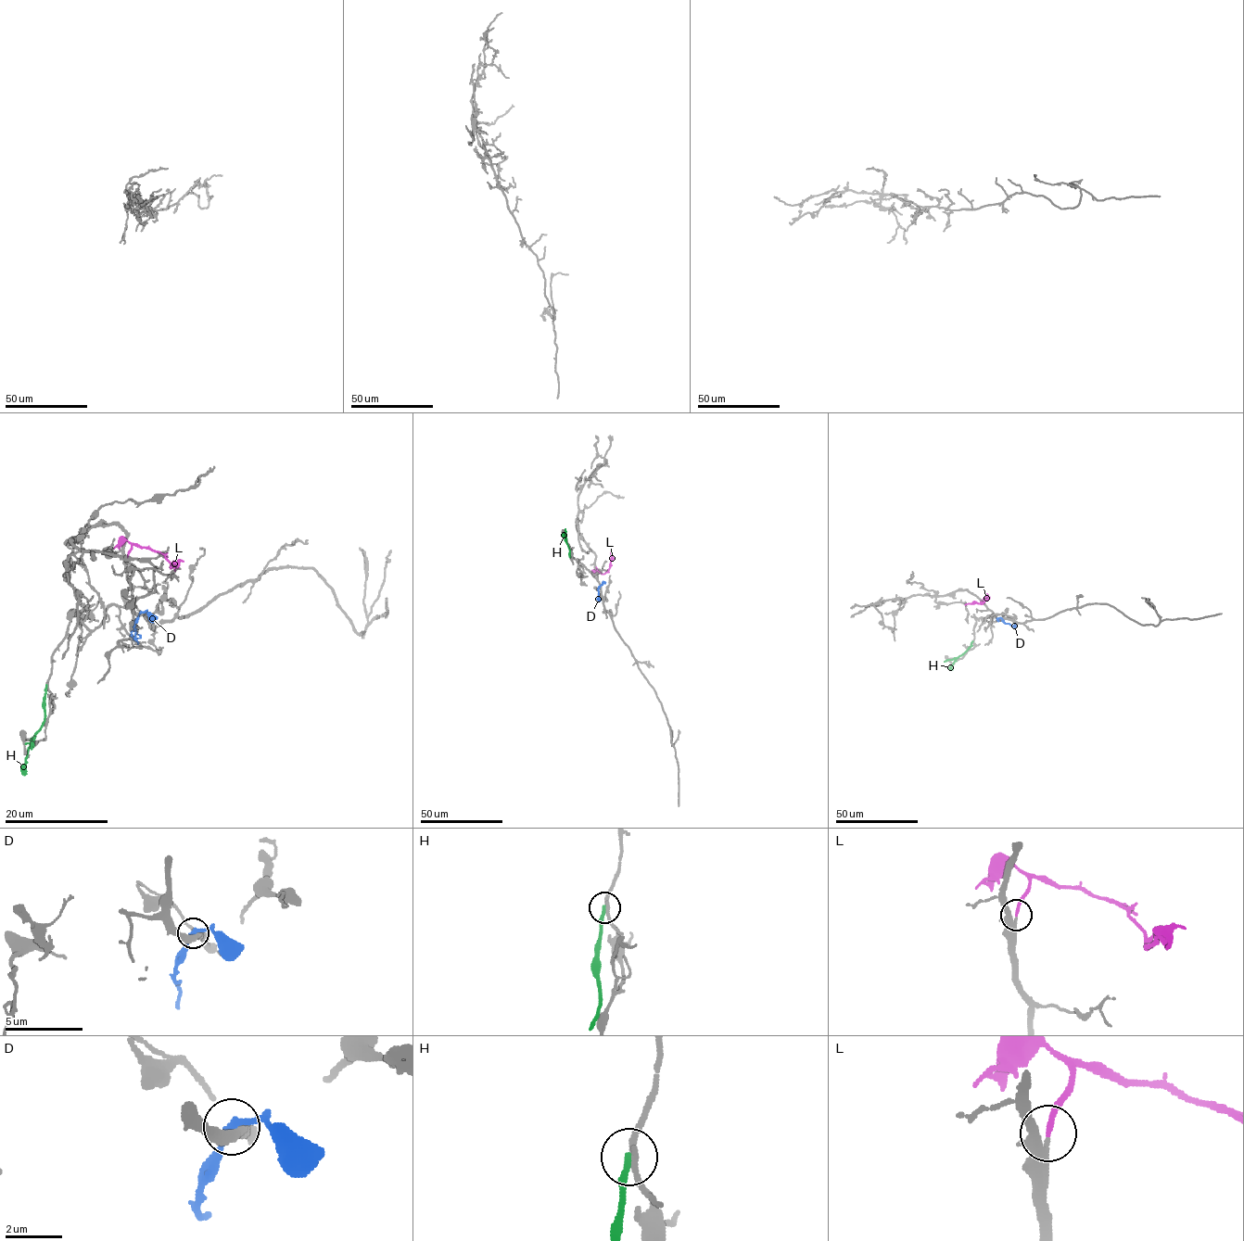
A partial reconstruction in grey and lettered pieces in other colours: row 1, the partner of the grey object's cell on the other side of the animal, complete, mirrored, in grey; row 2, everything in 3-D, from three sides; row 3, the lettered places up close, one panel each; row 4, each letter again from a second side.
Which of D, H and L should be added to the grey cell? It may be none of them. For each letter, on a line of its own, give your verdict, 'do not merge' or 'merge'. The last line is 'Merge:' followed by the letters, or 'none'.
D: do not merge
H: do not merge
L: merge
Merge: L

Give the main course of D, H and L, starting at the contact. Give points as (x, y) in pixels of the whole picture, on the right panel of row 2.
D: (1001, 618), (1012, 626), (1015, 624)
H: (972, 641), (949, 669)
L: (983, 600), (985, 596), (989, 598), (982, 603), (965, 604)

